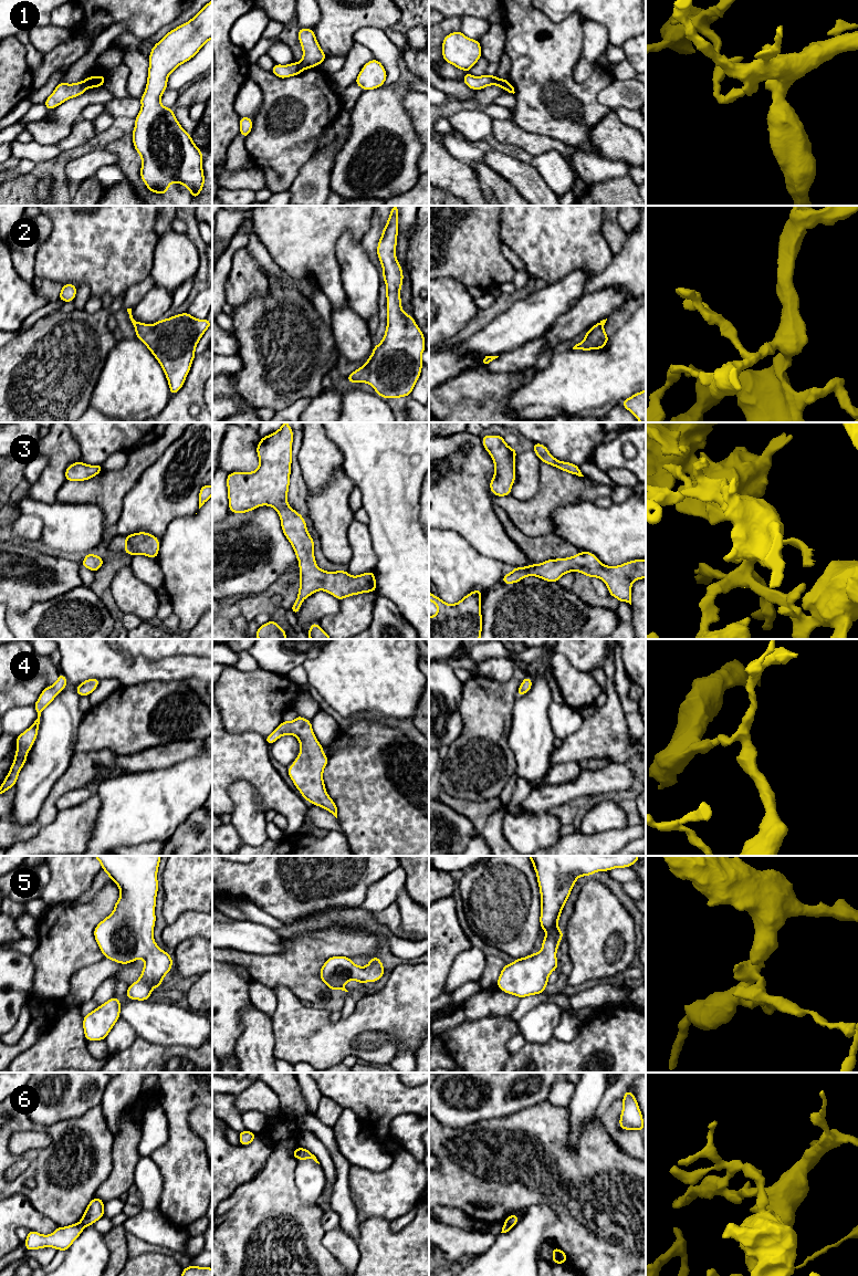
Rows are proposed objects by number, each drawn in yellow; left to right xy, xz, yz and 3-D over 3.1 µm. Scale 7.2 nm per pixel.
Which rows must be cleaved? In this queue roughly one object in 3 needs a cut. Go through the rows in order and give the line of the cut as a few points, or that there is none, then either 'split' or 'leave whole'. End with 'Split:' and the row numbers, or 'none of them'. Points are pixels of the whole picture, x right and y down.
1: cut in xy along (82, 82), (85, 89); split
2: no cut; leave whole
3: no cut; leave whole
4: no cut; leave whole
5: no cut; leave whole
6: cut in yz along (504, 1222), (512, 1225); split
Split: 1, 6

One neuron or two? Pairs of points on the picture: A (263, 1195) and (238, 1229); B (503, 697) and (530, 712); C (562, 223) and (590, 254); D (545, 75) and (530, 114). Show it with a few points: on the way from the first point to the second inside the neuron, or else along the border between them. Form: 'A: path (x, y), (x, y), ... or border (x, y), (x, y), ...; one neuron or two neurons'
A: path (263, 1203), (246, 1221); one neuron
B: border (516, 696), (513, 702), (511, 728); two neurons
C: path (567, 231), (583, 247); one neuron
D: path (540, 85), (537, 105); one neuron

